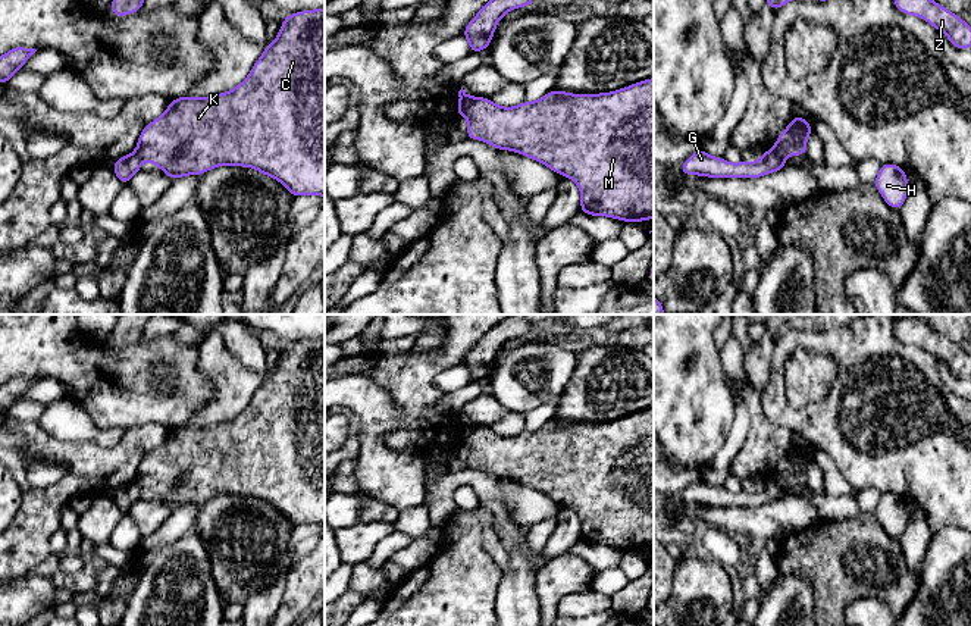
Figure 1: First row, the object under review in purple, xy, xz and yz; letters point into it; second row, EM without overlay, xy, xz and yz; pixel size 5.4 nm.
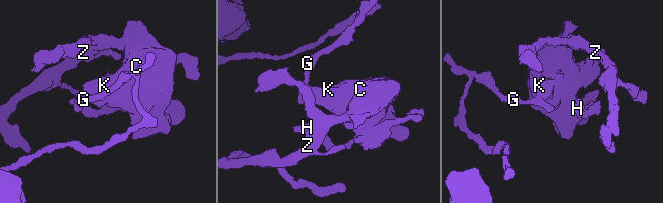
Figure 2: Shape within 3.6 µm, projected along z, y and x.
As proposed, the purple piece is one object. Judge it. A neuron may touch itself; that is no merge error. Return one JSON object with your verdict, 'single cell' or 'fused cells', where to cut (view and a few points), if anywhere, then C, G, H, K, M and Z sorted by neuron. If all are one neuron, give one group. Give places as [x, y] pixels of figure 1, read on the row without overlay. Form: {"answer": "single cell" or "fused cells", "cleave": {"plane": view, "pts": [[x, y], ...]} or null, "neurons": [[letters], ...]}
{"answer": "fused cells", "cleave": {"plane": "xz", "pts": [[473, 428], [463, 443]]}, "neurons": [["C", "H", "K", "M", "Z"], ["G"]]}

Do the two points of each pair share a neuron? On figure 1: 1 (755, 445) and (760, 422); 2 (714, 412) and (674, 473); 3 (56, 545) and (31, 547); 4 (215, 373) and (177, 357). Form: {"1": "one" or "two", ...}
{"1": "one", "2": "two", "3": "two", "4": "two"}

